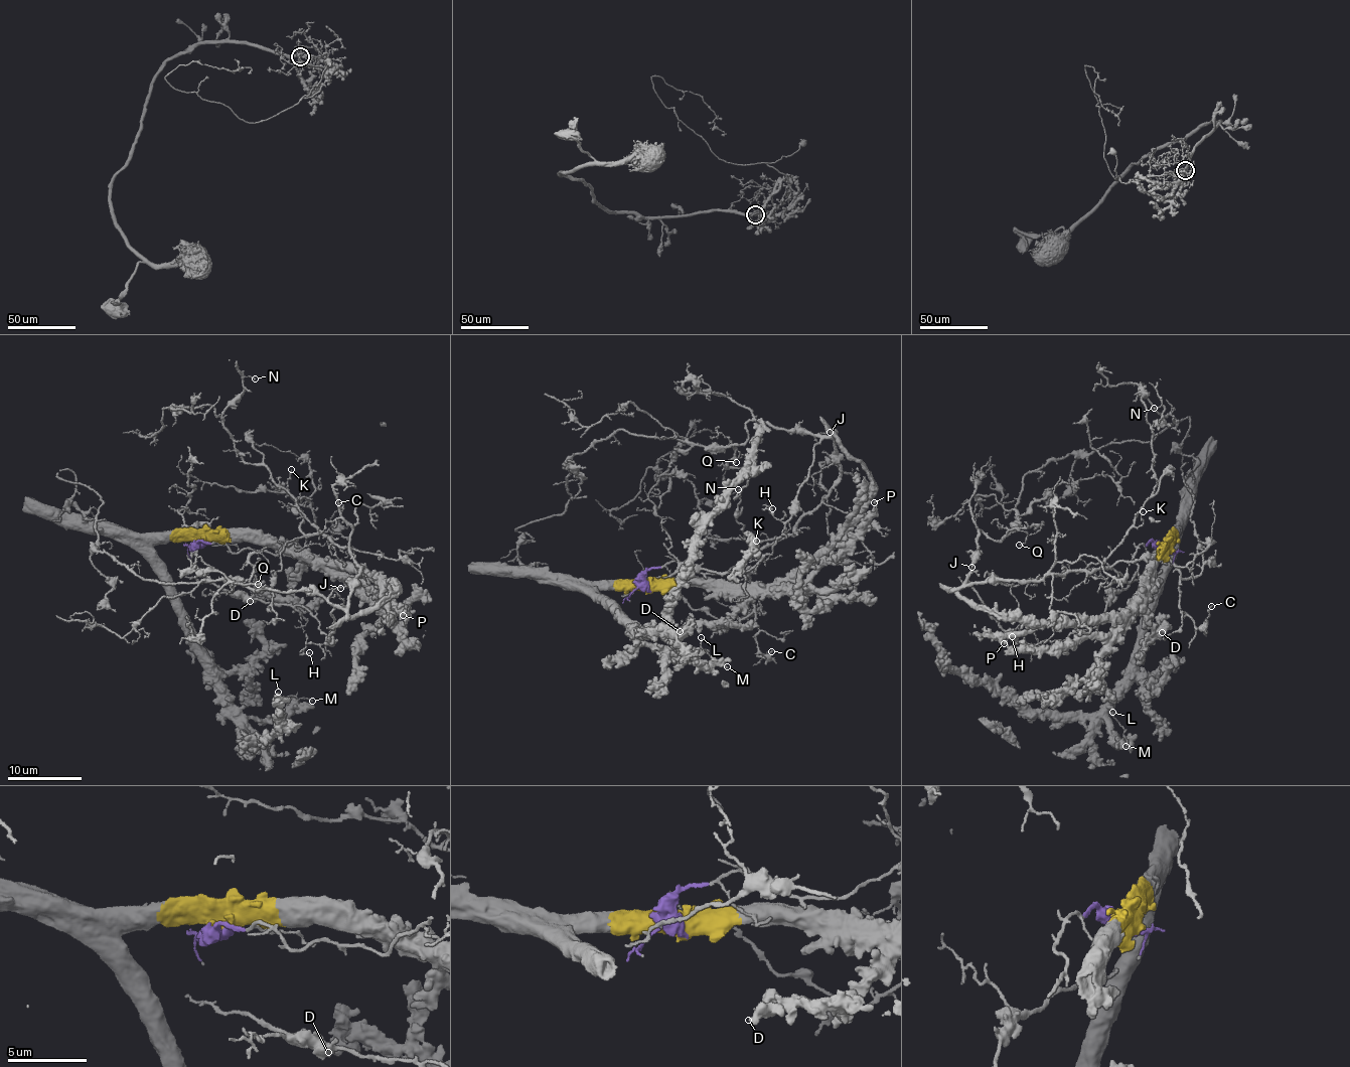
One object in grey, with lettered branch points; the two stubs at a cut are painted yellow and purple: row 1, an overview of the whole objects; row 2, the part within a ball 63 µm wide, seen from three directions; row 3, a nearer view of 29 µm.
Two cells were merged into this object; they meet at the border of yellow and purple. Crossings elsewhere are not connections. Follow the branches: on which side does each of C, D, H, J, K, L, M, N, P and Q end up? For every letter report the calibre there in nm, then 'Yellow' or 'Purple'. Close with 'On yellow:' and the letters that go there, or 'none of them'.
C: Thickness 130 nm. Purple
D: Thickness 380 nm. Yellow
H: Thickness 110 nm. Purple
J: Thickness 130 nm. Purple
K: Thickness 100 nm. Purple
L: Thickness 90 nm. Yellow
M: Thickness 130 nm. Yellow
N: Thickness 90 nm. Purple
P: Thickness 240 nm. Yellow
Q: Thickness 120 nm. Purple
On yellow: D, L, M, P

